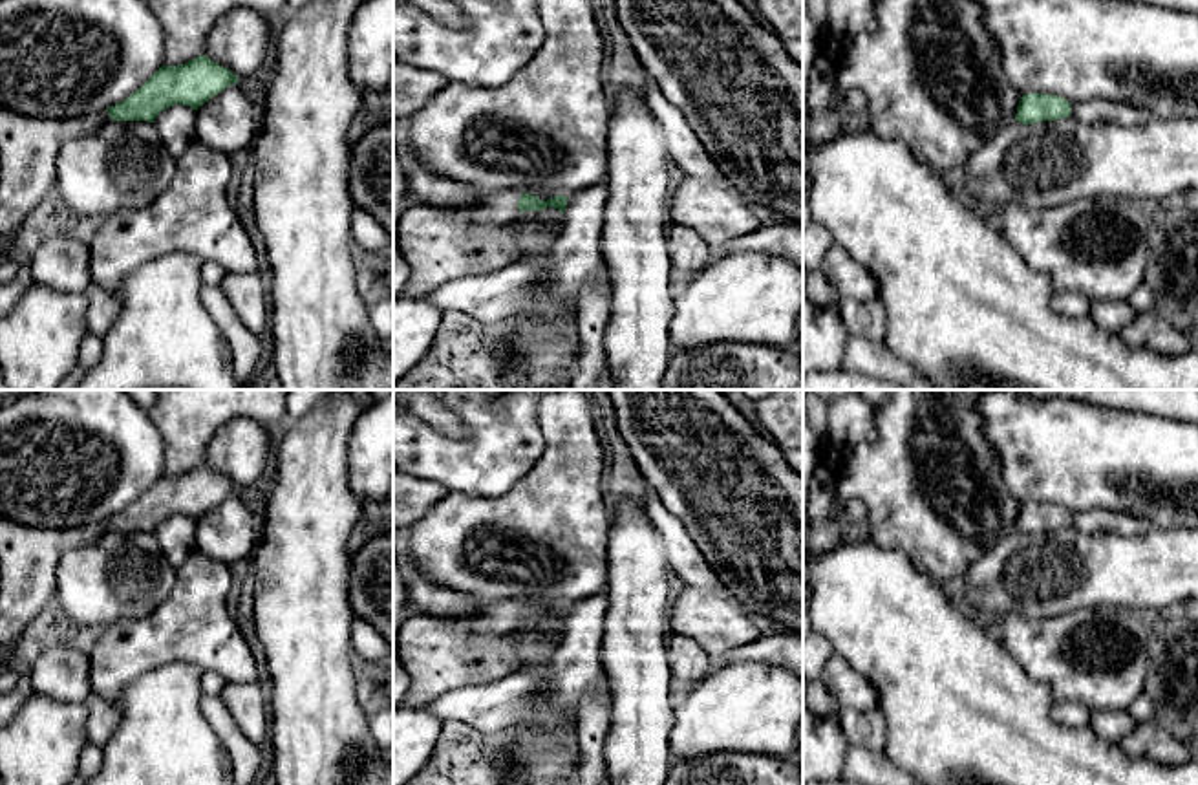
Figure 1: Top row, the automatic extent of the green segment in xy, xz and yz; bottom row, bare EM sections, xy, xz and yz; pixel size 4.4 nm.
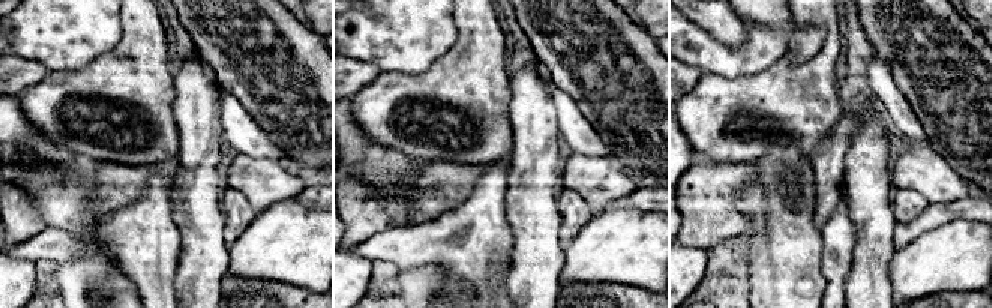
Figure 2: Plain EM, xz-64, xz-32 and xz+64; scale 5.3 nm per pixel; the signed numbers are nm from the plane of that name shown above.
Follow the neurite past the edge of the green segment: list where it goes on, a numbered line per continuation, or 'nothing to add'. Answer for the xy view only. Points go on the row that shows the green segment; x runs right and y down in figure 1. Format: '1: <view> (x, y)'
1: xy (30, 147)

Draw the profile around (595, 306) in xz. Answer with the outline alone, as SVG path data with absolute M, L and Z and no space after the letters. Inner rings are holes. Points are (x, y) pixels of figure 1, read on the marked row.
M589 284L582 291L578 306L580 353L569 390L594 390L607 370L604 349L605 328L611 317L611 284L598 287Z

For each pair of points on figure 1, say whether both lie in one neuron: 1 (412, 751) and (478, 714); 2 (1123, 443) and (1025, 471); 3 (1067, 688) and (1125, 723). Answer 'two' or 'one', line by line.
1: two
2: one
3: two

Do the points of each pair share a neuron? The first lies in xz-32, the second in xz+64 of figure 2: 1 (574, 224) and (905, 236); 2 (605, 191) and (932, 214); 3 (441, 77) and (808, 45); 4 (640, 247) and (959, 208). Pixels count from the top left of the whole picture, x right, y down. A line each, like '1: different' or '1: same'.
1: different
2: different
3: different
4: different

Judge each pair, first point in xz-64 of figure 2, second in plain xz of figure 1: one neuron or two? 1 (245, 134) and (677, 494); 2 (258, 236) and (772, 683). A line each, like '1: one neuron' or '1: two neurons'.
1: two neurons
2: one neuron

